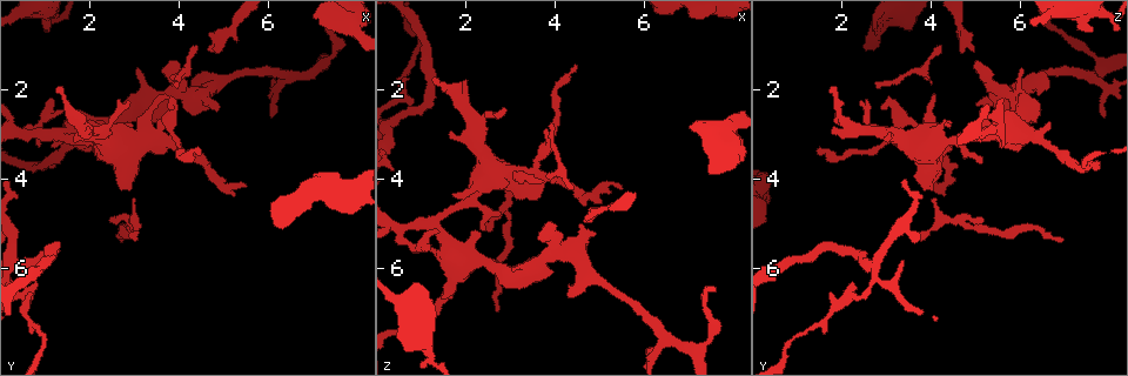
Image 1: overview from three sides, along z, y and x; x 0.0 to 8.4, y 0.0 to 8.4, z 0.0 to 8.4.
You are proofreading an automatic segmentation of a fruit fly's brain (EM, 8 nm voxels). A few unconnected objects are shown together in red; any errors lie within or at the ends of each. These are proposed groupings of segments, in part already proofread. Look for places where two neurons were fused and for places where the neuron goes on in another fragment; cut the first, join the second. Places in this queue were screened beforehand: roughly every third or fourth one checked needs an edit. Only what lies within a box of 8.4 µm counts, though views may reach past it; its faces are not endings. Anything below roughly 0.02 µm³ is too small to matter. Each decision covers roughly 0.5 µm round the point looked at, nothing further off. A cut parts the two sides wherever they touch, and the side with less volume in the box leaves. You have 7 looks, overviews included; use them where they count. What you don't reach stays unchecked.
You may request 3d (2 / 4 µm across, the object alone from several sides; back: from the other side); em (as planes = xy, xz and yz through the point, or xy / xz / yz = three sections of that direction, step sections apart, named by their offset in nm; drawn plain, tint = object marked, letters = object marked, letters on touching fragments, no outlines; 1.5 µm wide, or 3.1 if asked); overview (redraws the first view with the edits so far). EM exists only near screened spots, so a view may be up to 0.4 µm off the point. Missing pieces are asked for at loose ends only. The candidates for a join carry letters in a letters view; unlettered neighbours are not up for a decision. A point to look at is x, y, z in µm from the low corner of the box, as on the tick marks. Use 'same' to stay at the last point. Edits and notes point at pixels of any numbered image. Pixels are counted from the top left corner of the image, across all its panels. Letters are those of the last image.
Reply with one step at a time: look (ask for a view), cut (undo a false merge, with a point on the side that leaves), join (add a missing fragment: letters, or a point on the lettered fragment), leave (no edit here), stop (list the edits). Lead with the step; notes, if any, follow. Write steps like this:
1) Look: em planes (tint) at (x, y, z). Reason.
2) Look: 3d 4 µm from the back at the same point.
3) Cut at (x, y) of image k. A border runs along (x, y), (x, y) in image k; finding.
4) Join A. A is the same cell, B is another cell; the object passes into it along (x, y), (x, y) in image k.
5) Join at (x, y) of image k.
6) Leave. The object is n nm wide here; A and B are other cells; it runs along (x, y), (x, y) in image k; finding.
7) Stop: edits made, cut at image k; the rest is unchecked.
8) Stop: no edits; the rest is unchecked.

Look: em xy step 8 (letters) at (5.45, 4.15, 4.20). Thin end.

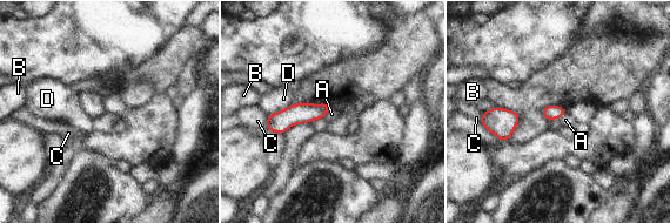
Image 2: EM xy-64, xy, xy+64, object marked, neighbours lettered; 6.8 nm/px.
Look: em planes (letters) at the same point. Another direction.

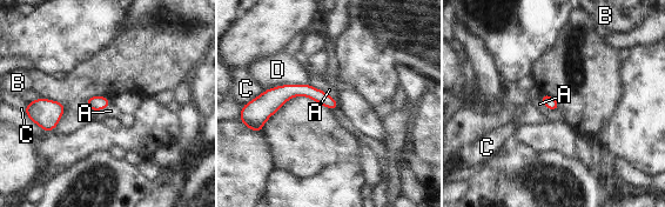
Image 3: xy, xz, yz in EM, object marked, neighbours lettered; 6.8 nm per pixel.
Leave. The longest contact is with D, 300 nm; A, B, C and D are other cells; it runs along (334, 104), (289, 91), (259, 109) in image 3; none of them fits.

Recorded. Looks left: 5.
Look: em xy step 4 (letters) at (3.00, 5.15, 4.95). Thin neck.

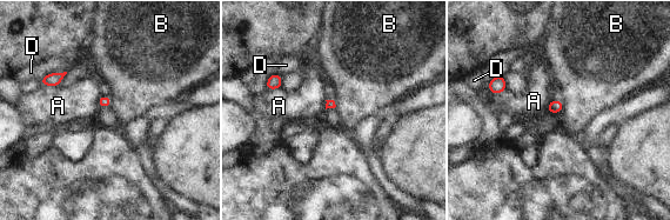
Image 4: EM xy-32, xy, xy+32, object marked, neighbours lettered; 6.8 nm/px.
Look: em planes (letters) at the same point. Cut it another way.

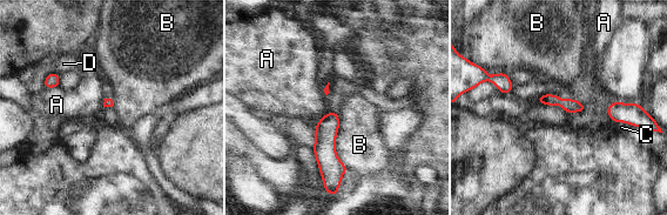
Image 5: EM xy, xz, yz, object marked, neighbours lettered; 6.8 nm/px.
Leave. A, B, C and D are other cells; it runs along (336, 115), (328, 126), (331, 182) in image 5; one neuron here.

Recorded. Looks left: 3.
Look: 3d 2 µm at (1.35, 1.90, 1.75). Free end.

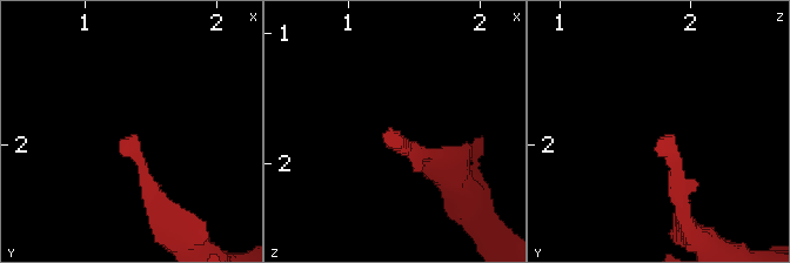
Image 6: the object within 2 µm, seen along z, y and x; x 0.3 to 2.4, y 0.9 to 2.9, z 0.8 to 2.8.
Look: em xz step 8 (letters) at (1.32, 1.96, 1.76).

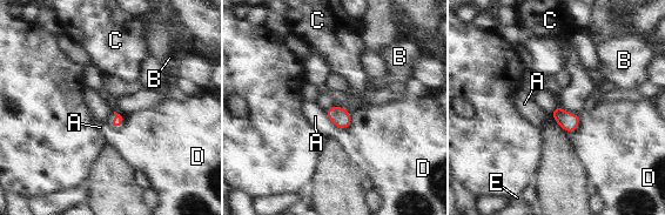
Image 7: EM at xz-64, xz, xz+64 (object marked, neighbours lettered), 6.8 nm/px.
Leave. The longest contact is with C, 150 nm; A, B, C, D and E are other cells; no lettered fragment goes on from it.

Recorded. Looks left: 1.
Stop: no edits; the rest is unchecked.

